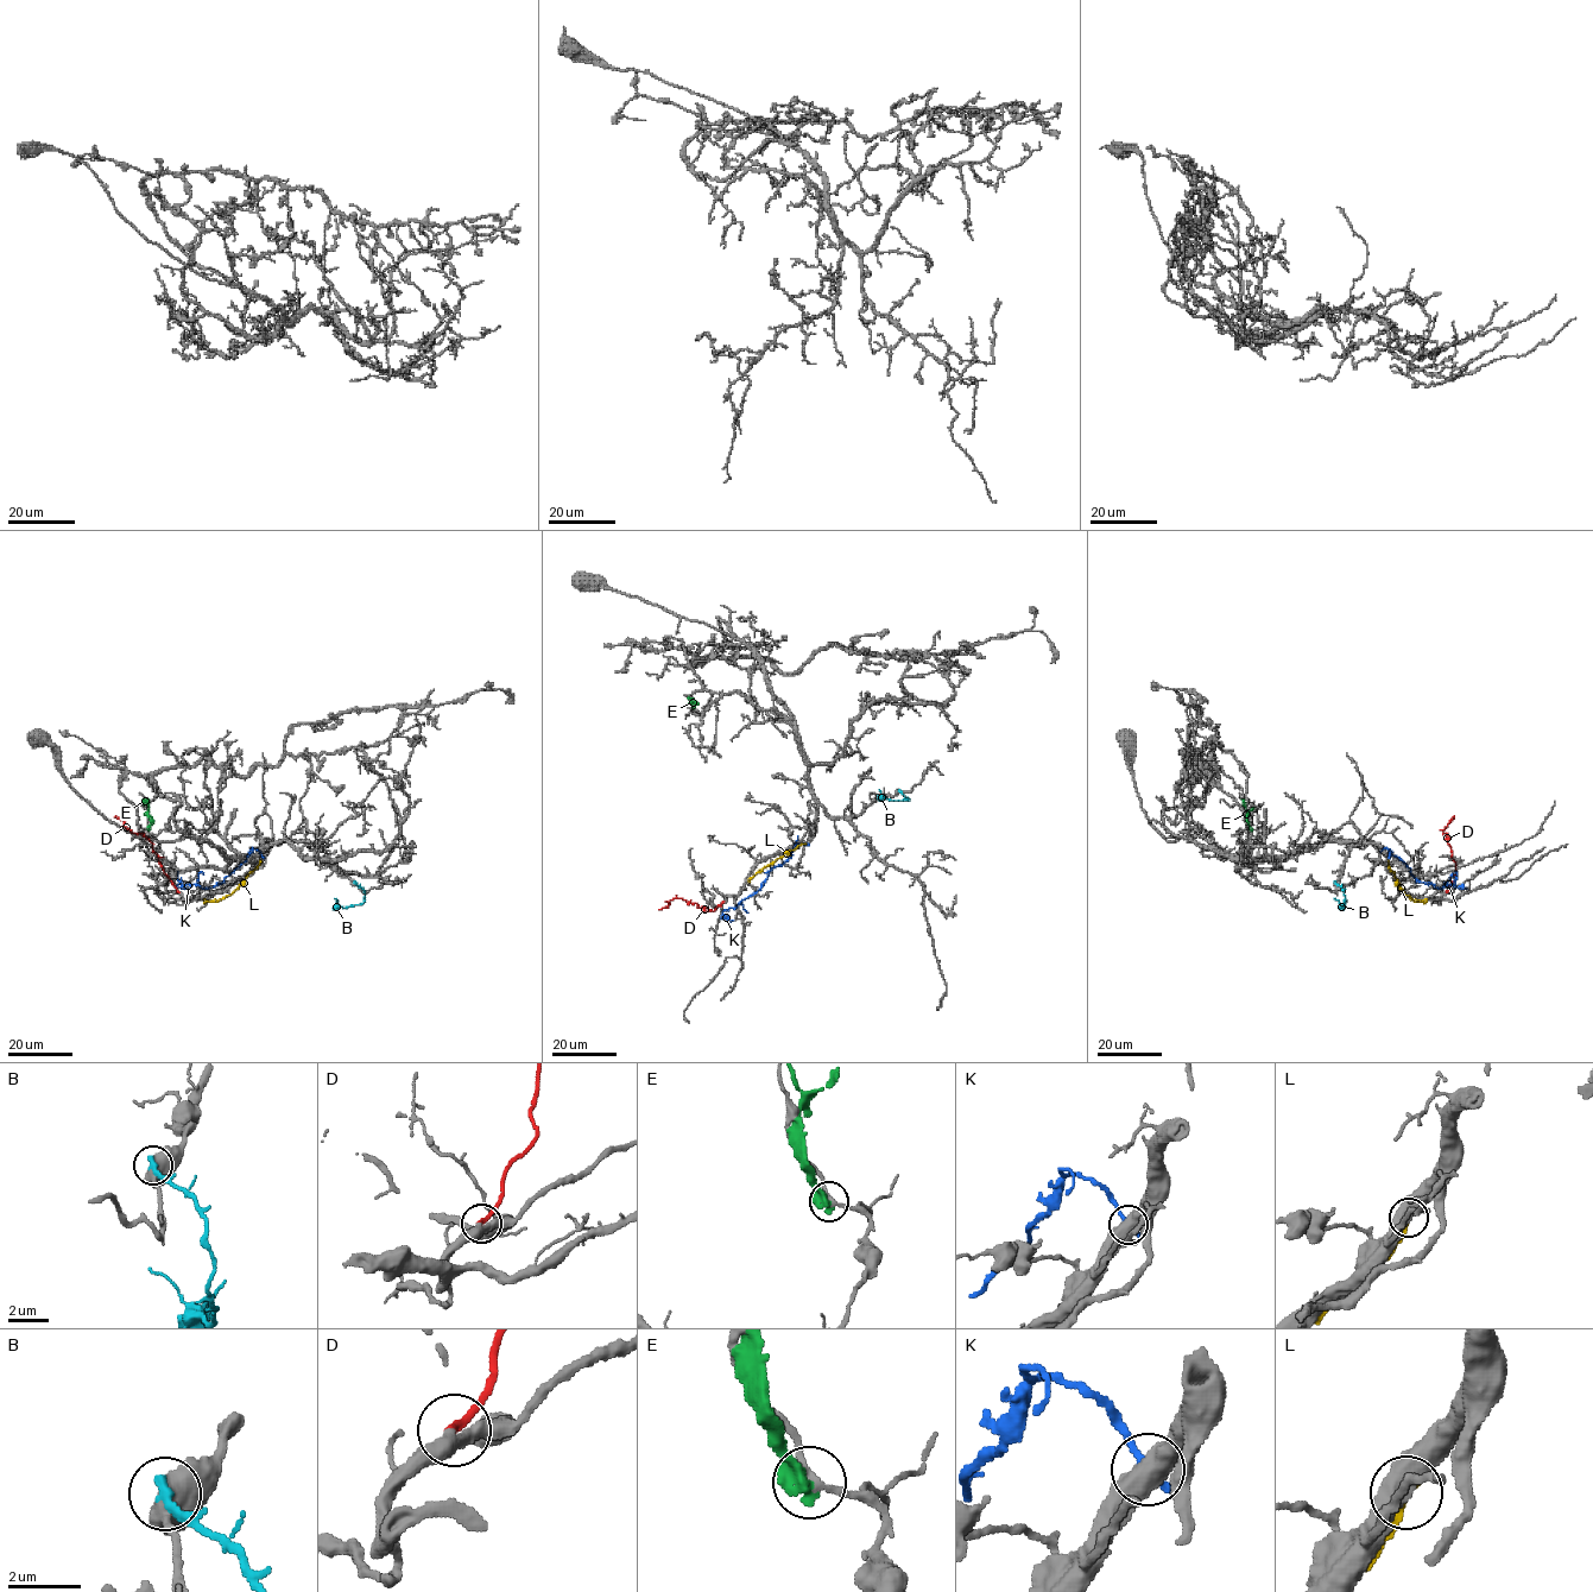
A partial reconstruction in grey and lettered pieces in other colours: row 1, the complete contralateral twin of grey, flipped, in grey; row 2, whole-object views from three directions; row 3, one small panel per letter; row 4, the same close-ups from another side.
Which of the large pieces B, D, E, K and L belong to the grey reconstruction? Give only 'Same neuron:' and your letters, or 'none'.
Same neuron: D

